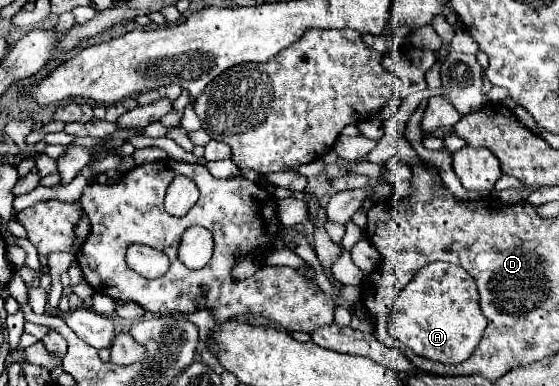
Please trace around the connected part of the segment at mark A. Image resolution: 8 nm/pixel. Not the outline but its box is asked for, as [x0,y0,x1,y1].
[389,263,487,365]

